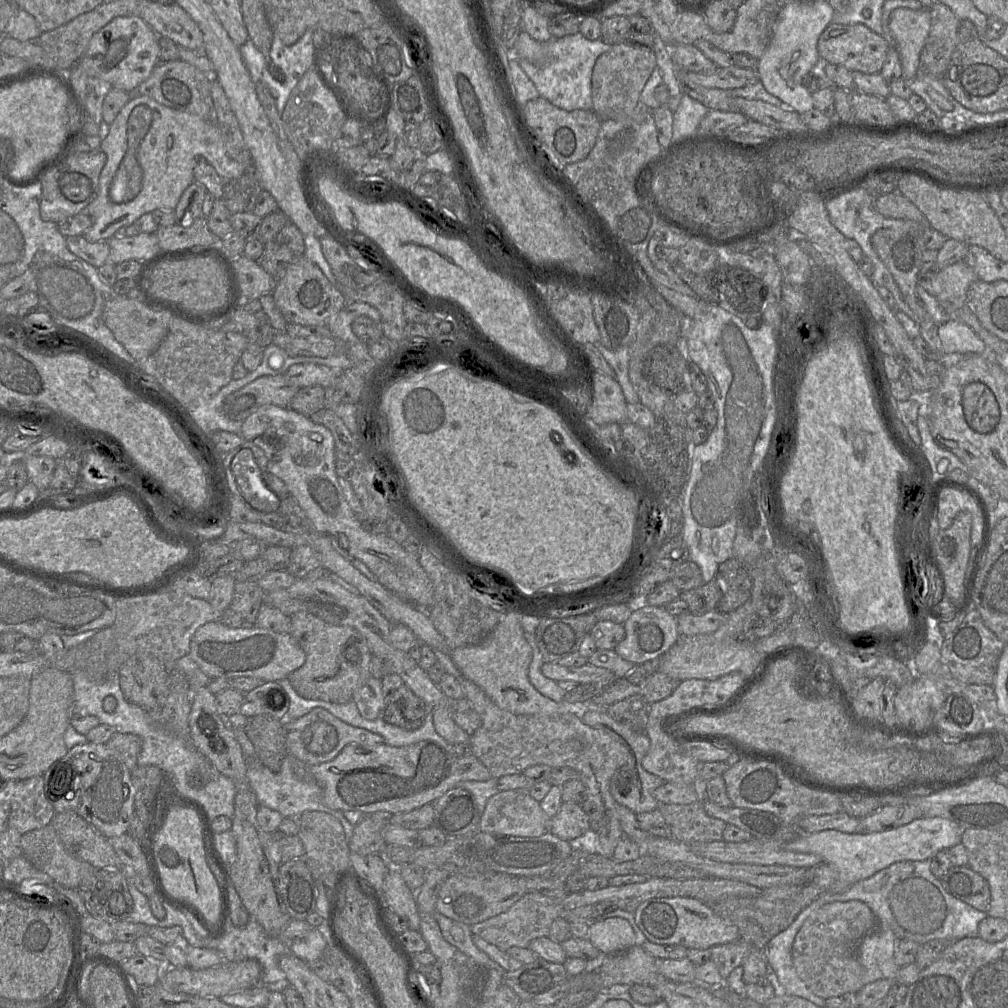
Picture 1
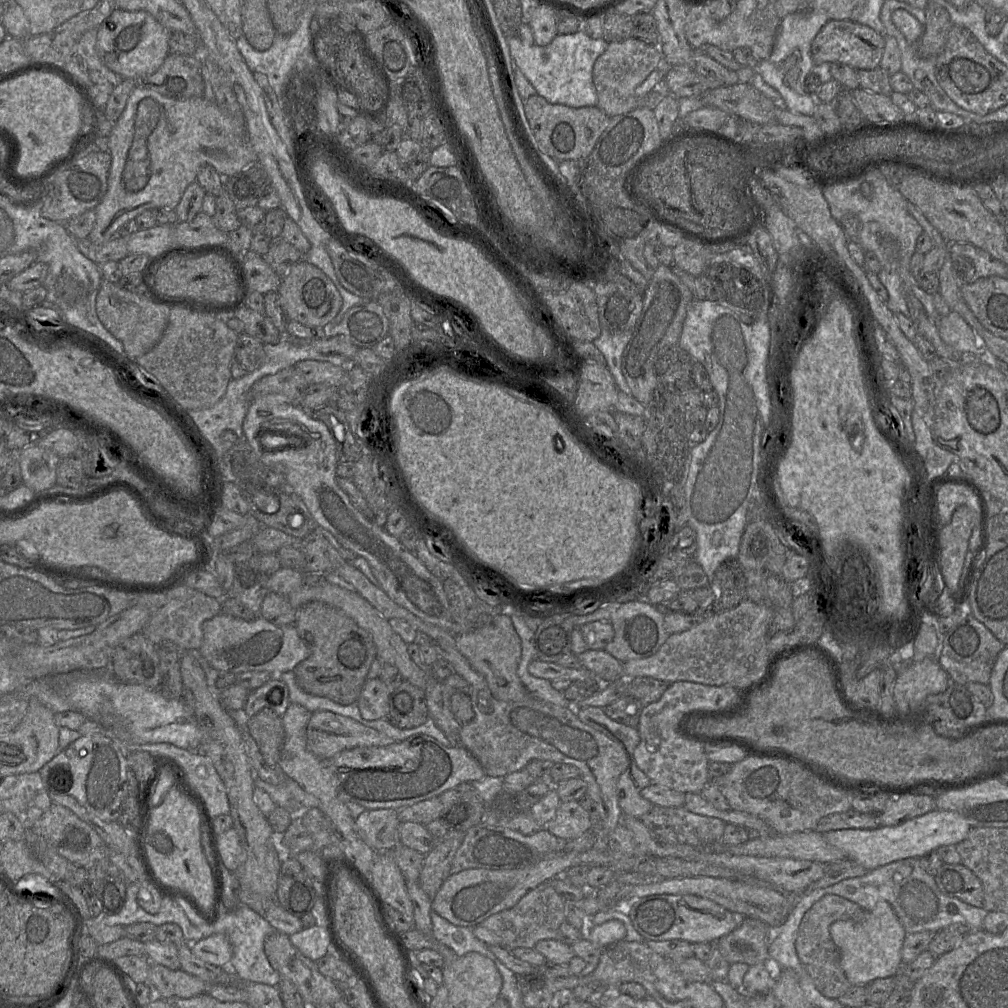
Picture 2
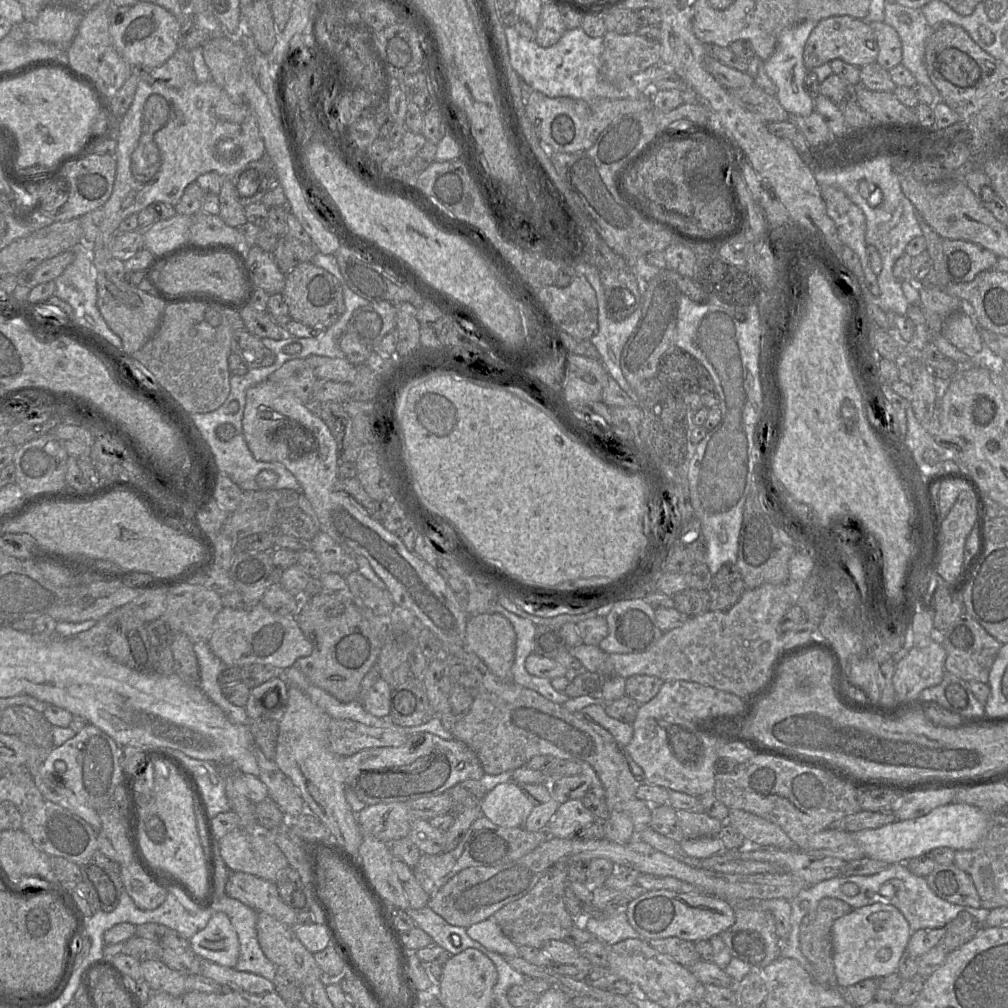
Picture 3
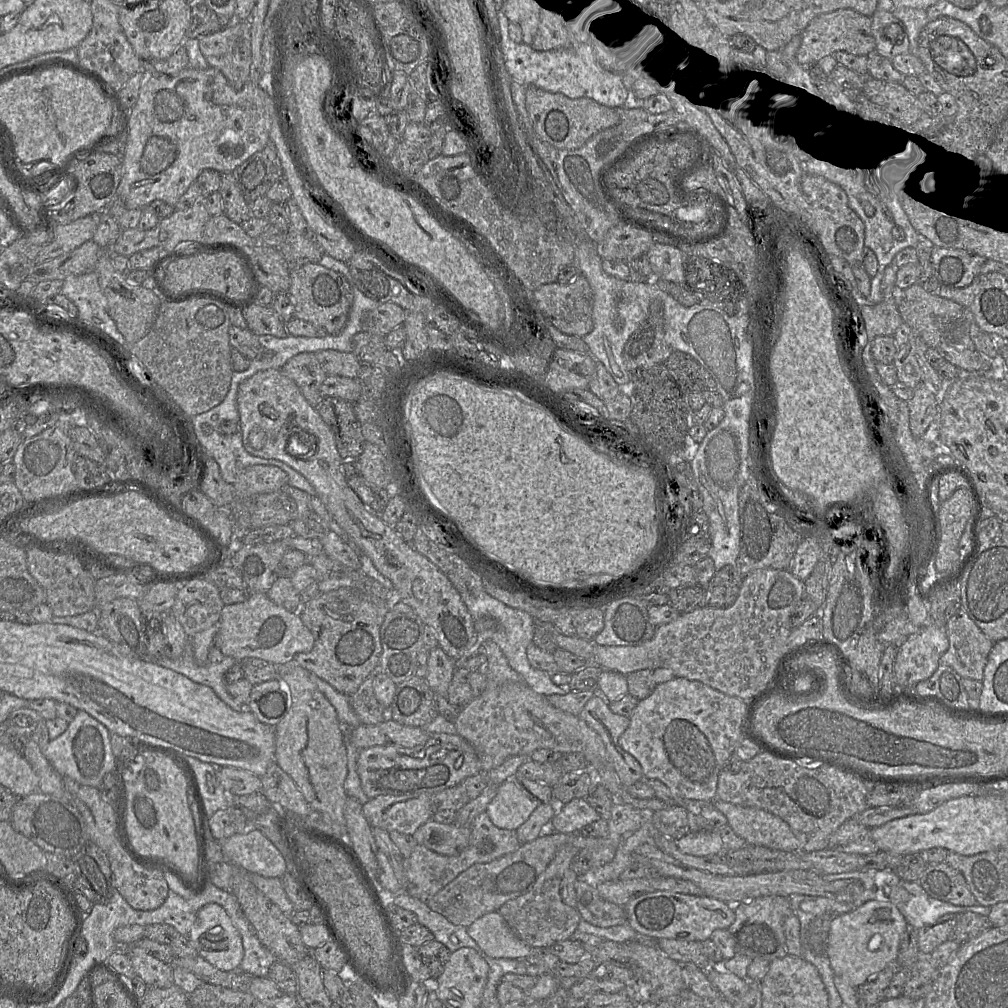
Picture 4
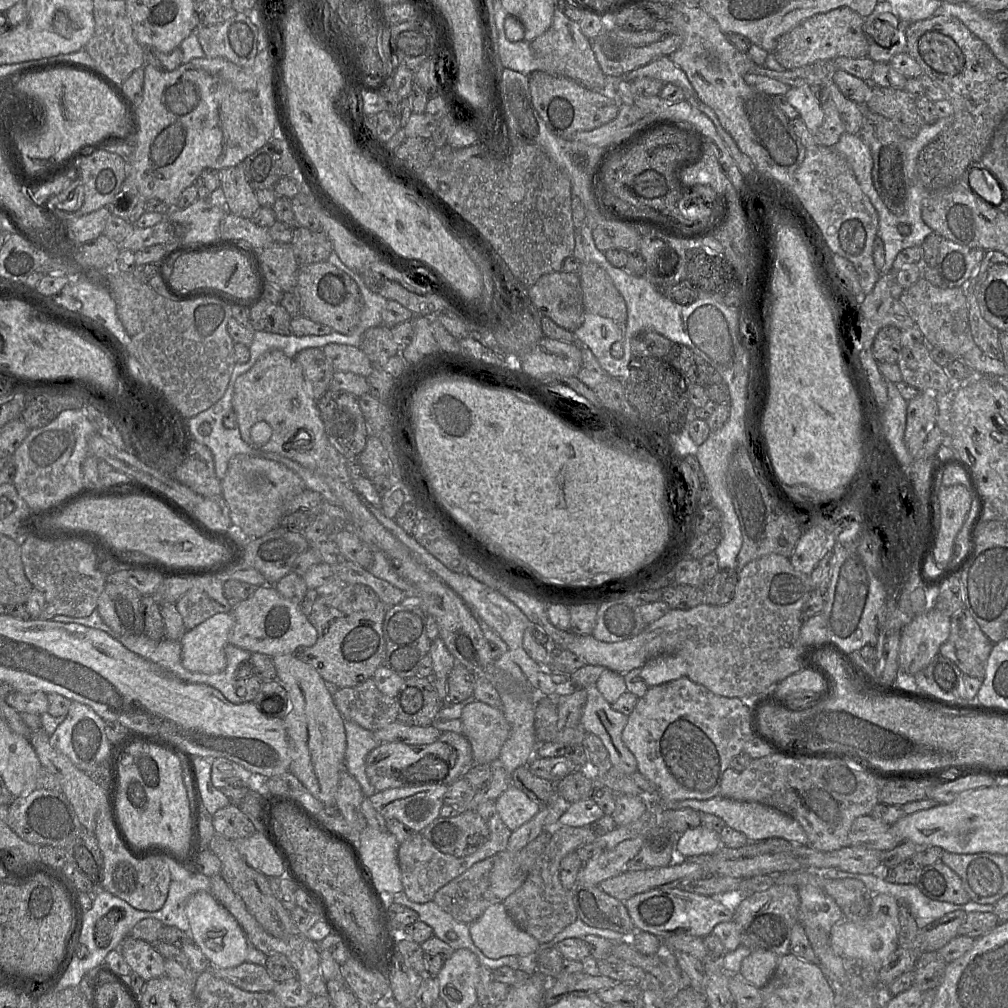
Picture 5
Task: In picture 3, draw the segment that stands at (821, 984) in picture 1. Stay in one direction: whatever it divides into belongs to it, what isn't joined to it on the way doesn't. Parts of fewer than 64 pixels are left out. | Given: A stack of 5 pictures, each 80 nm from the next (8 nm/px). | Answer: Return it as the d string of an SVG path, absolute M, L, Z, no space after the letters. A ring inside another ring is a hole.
M823 898L813 912L809 912L802 920L800 926L799 943L802 954L812 964L815 972L815 983L826 987L838 987L833 962L833 945L831 940L831 927L834 921L853 909L850 905L837 898Z

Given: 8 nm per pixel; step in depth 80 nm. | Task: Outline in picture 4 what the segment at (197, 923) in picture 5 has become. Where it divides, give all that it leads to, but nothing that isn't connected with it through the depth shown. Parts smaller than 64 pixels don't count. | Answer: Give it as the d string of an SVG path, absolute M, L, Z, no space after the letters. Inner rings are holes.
M208 903L199 909L188 939L199 956L220 970L237 969L243 960L242 937L225 909L219 904Z

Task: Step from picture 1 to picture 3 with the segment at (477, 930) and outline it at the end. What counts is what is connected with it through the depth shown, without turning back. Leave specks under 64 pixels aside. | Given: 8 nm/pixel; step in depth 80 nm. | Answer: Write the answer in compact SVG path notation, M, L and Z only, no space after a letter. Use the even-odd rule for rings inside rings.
M564 863L552 866L527 894L503 906L489 917L517 946L542 948L549 940L563 940L575 925L575 919L568 913L563 902L568 882L568 866Z

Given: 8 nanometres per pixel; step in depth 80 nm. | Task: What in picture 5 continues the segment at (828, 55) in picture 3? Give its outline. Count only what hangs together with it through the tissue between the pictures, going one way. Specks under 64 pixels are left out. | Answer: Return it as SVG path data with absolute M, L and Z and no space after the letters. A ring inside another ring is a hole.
M848 7L814 15L782 35L773 54L784 69L795 69L838 57L865 58L868 56L868 42L864 34L864 18Z

